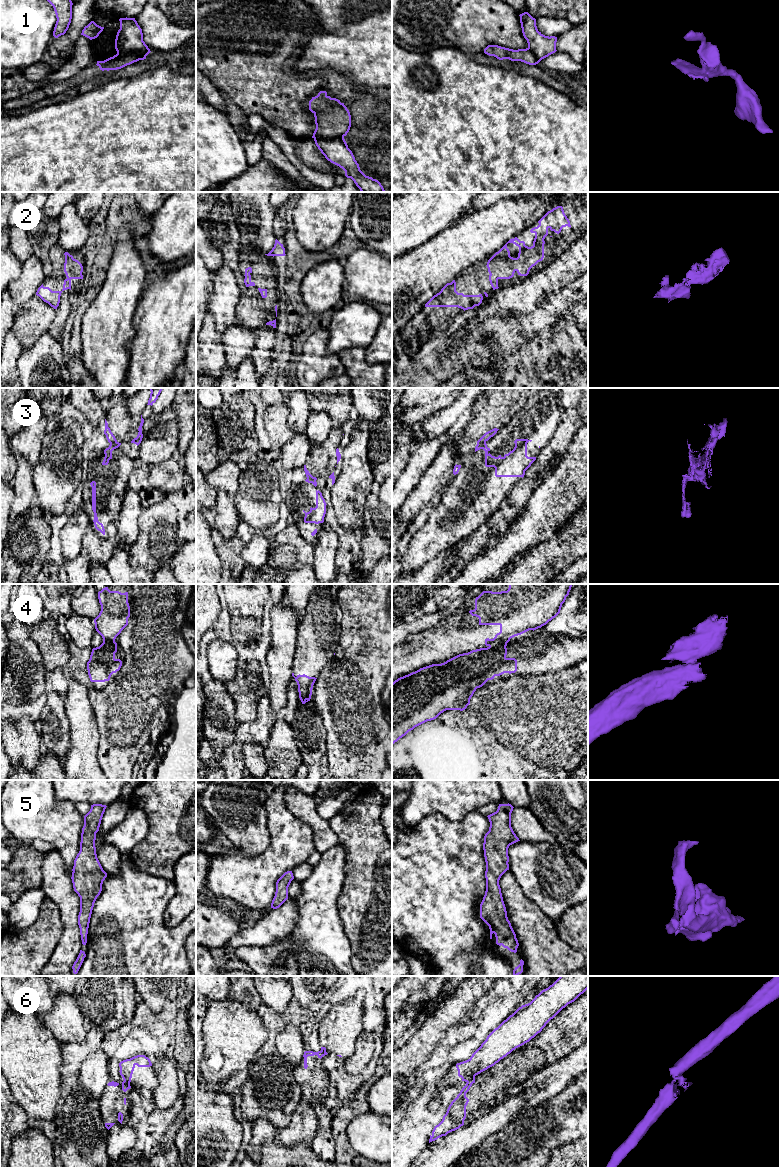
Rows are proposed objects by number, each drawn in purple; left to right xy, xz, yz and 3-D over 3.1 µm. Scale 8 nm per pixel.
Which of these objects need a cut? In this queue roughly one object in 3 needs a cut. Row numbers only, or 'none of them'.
1, 3, 4, 6

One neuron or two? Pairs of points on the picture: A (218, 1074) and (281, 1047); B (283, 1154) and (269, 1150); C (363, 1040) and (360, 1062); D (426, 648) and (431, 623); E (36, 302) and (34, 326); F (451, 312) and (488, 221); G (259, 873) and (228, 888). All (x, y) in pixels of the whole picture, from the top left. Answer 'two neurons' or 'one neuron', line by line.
A: two neurons
B: one neuron
C: one neuron
D: two neurons
E: one neuron
F: two neurons
G: one neuron

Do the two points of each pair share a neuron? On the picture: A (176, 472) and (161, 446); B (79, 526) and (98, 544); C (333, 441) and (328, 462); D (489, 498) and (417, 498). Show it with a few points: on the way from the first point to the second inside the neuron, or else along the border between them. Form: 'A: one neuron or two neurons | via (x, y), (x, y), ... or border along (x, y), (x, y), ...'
A: two neurons | border along (172, 457), (153, 466)
B: two neurons | border along (90, 527), (82, 540), (82, 547)
C: one neuron | via (329, 446), (328, 457)
D: two neurons | border along (447, 482), (438, 492)

